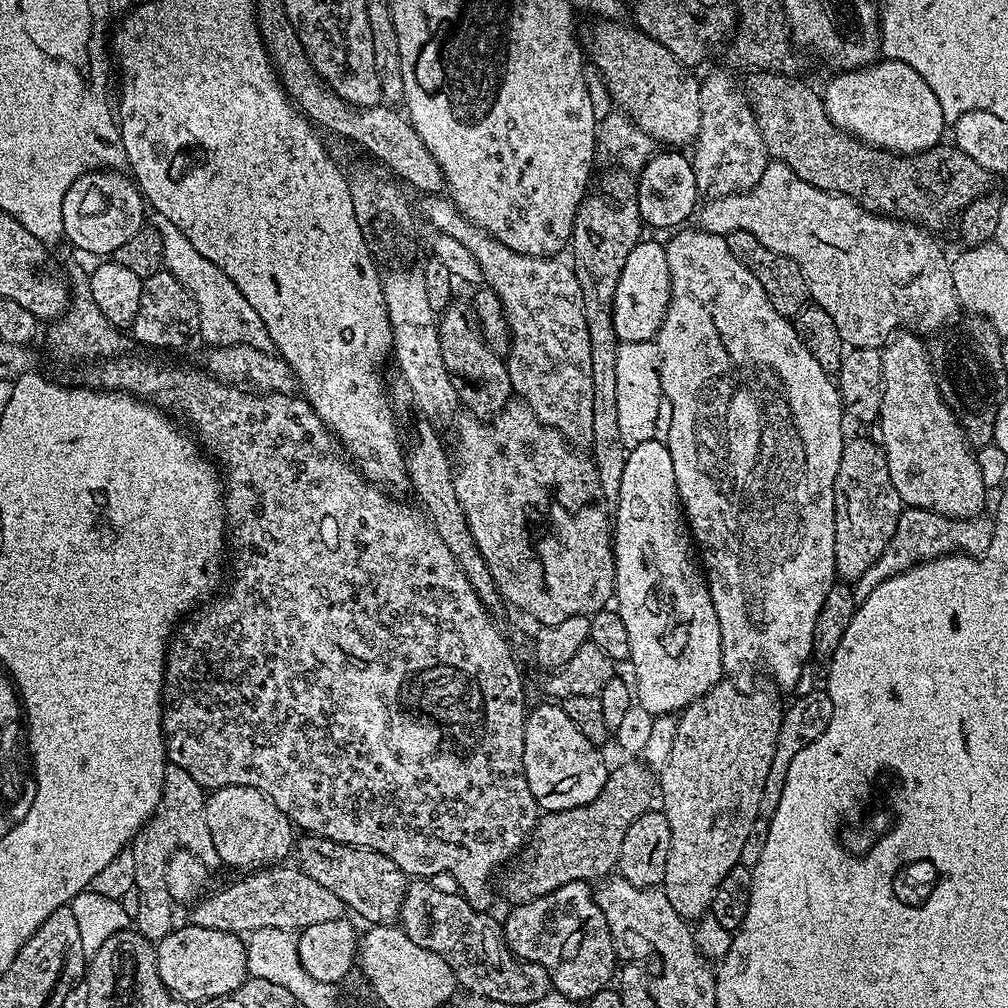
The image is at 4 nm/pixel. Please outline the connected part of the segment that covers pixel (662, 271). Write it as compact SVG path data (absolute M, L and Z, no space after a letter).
M641 239L639 244L630 250L630 258L626 258L626 266L622 266L622 278L618 278L618 290L612 303L612 325L616 331L617 341L646 342L655 337L664 320L664 311L668 308L670 291L670 270L666 262L664 244Z

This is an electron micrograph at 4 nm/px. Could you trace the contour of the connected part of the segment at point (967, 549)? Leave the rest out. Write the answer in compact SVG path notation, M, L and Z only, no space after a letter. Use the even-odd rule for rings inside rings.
M905 507L898 518L897 530L893 537L890 538L889 544L882 551L881 557L861 577L856 579L854 583L854 591L857 601L862 601L870 594L870 590L874 590L874 586L878 586L882 582L886 582L892 576L904 572L907 568L912 568L915 564L925 564L928 560L936 560L940 556L949 554L959 554L961 556L983 556L986 550L990 550L990 542L996 533L996 525L993 517L988 514L971 516L965 520L955 520L949 516L943 516L937 512L930 510L922 510L921 508Z

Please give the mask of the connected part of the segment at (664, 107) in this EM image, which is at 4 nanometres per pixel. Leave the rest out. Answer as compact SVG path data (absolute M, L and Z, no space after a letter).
M600 22L592 32L592 41L586 44L586 52L596 63L599 79L604 81L612 95L612 103L624 115L629 116L638 127L660 146L691 145L700 132L700 80L692 77L689 65L678 62L666 46L654 38L641 34L633 27L623 28L620 22Z

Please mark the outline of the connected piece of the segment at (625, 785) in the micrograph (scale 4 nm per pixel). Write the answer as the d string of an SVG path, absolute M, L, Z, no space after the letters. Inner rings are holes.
M640 762L620 764L617 768L615 765L608 773L606 786L602 786L602 794L598 794L594 802L561 812L544 812L536 821L530 843L519 857L520 868L504 880L505 898L512 900L513 905L525 904L570 882L593 882L607 877L611 873L608 871L620 863L622 838L626 838L630 822L649 811L651 804L648 803L654 800L654 776L647 771L651 772Z

